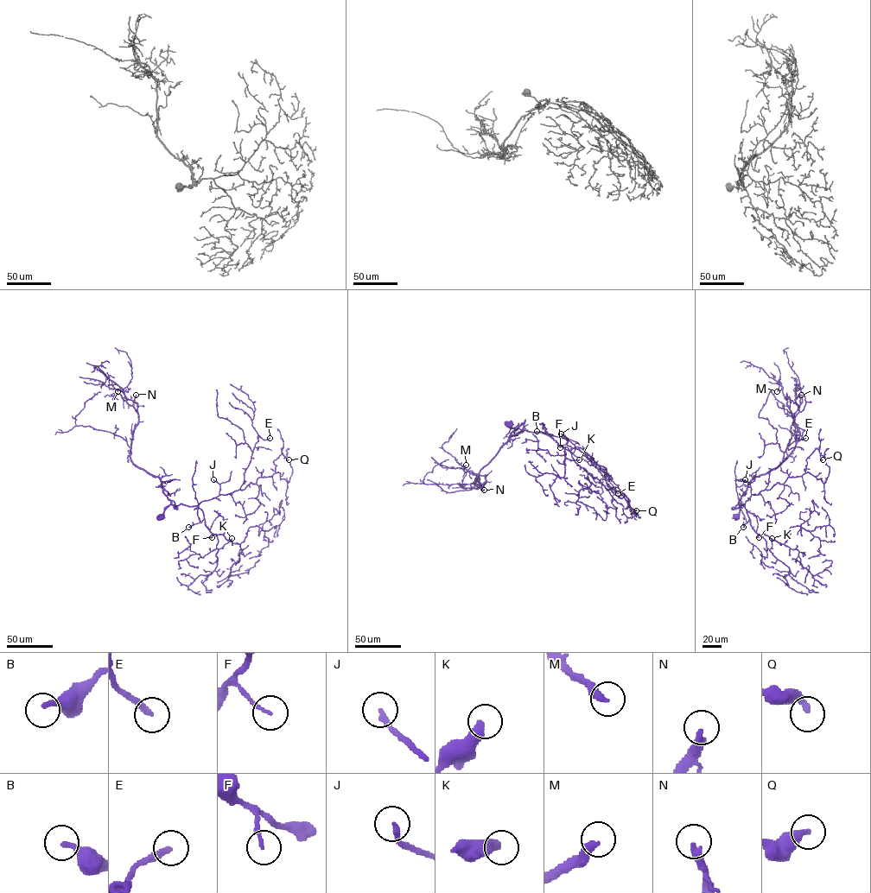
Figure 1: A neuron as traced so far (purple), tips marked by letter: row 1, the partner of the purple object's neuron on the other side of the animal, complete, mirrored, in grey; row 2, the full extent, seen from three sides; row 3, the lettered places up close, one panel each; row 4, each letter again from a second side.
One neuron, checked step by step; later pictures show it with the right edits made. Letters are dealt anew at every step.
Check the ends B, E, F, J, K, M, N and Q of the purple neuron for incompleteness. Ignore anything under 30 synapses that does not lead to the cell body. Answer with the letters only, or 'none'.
J, K, N

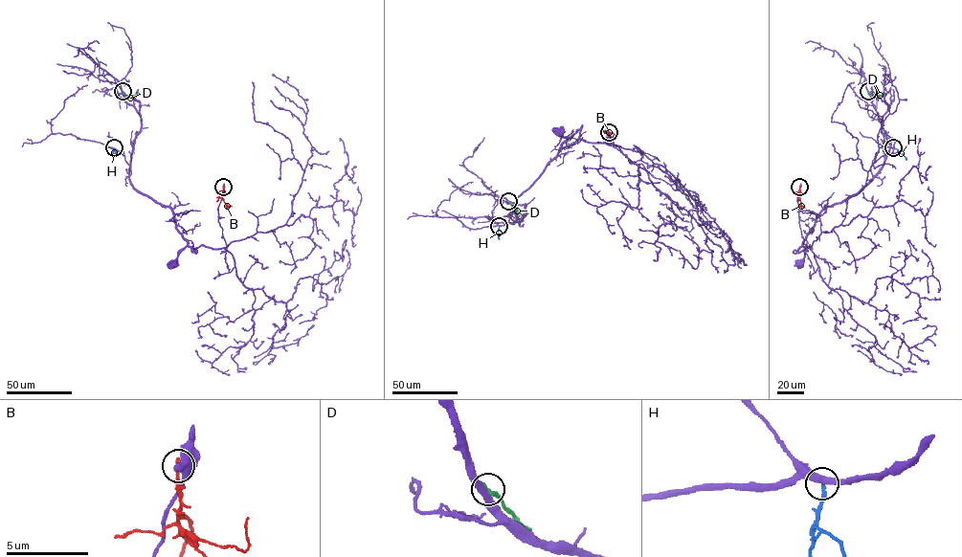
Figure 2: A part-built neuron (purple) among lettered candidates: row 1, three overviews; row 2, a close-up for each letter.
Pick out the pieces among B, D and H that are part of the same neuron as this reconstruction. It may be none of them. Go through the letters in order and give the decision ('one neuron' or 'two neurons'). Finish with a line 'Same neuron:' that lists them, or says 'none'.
B: two neurons
D: two neurons
H: two neurons
Same neuron: none

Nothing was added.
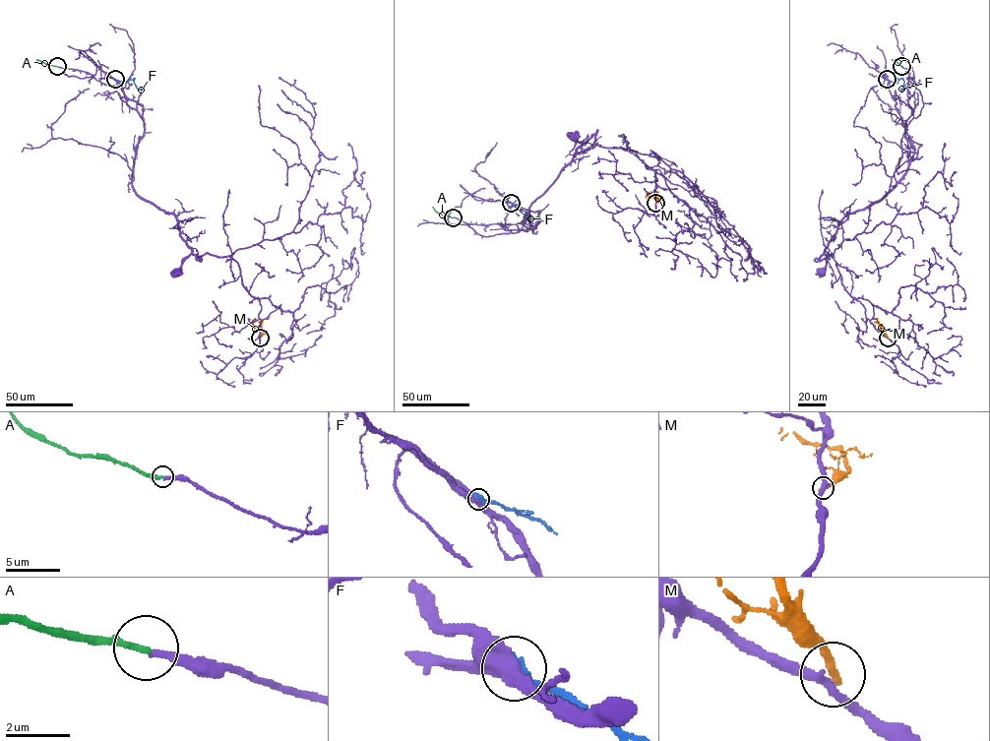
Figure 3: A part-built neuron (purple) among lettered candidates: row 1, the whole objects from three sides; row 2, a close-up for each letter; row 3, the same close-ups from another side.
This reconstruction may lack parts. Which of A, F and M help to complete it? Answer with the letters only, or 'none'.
A

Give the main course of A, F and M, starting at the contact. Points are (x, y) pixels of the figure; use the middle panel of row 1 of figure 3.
A: (453, 217), (438, 213), (432, 207)
F: (511, 203), (529, 219), (540, 217)
M: (655, 203), (657, 199), (647, 196), (650, 191)

